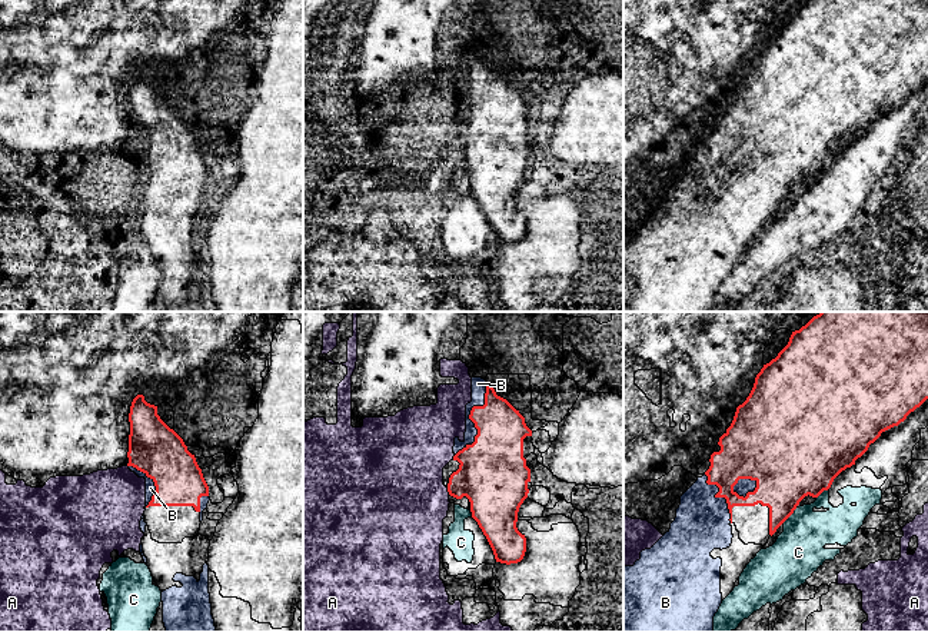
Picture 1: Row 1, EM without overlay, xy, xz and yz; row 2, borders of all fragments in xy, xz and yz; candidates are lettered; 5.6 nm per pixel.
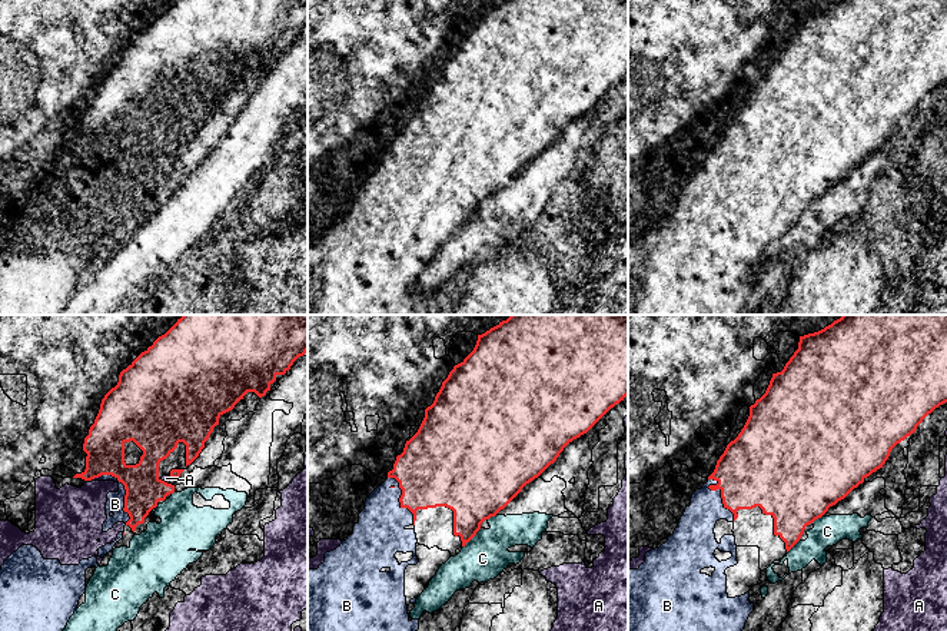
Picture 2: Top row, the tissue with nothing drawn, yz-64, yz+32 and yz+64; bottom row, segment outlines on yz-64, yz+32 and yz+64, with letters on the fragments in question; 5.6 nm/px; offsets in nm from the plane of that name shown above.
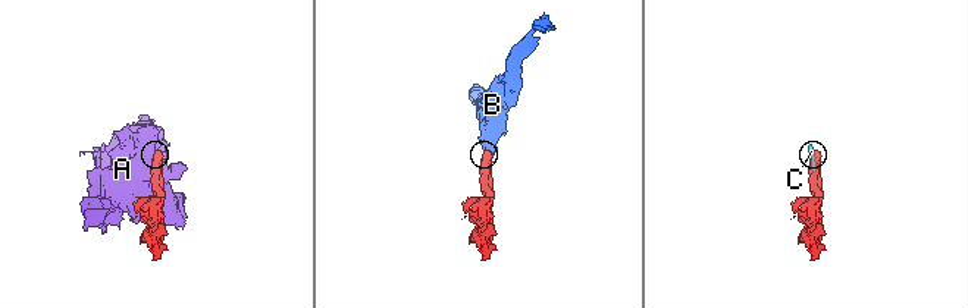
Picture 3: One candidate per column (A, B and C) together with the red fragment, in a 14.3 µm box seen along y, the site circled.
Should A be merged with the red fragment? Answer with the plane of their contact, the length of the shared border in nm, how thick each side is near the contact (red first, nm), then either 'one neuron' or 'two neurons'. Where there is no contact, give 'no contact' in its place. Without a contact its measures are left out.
xz | 40 nm | 360/480 nm | two neurons

